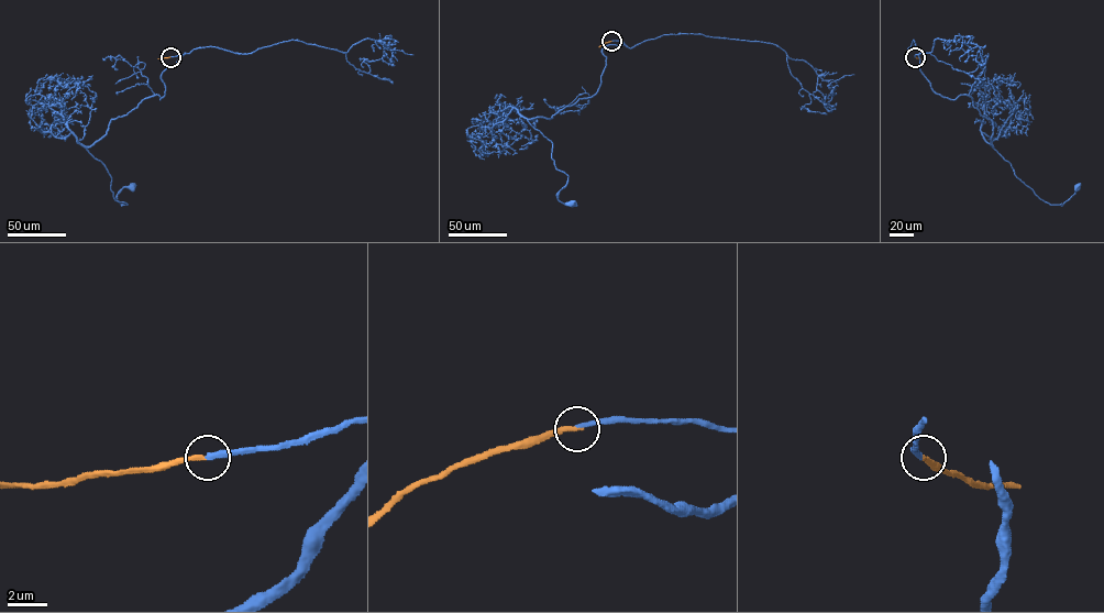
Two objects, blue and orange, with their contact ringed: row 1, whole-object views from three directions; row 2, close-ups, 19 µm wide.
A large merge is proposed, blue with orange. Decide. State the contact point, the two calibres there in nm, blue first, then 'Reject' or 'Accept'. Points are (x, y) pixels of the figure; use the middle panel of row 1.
Place: (611, 41). Thickness 240 nm (blue) against 240 nm. Accept

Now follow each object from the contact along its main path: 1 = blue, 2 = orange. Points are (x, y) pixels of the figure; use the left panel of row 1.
1: (170, 56), (183, 55), (162, 75), (163, 97), (86, 148), (116, 200), (133, 187)
2: (170, 56), (157, 58)

